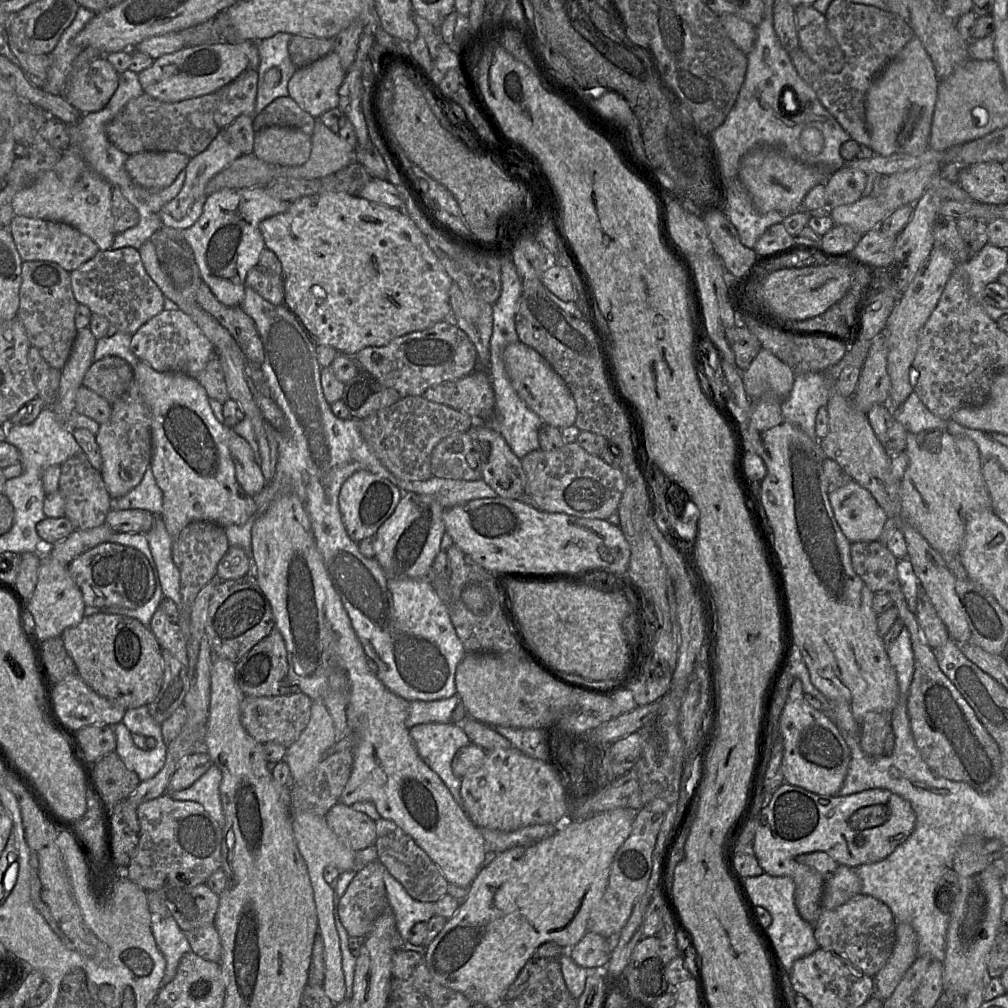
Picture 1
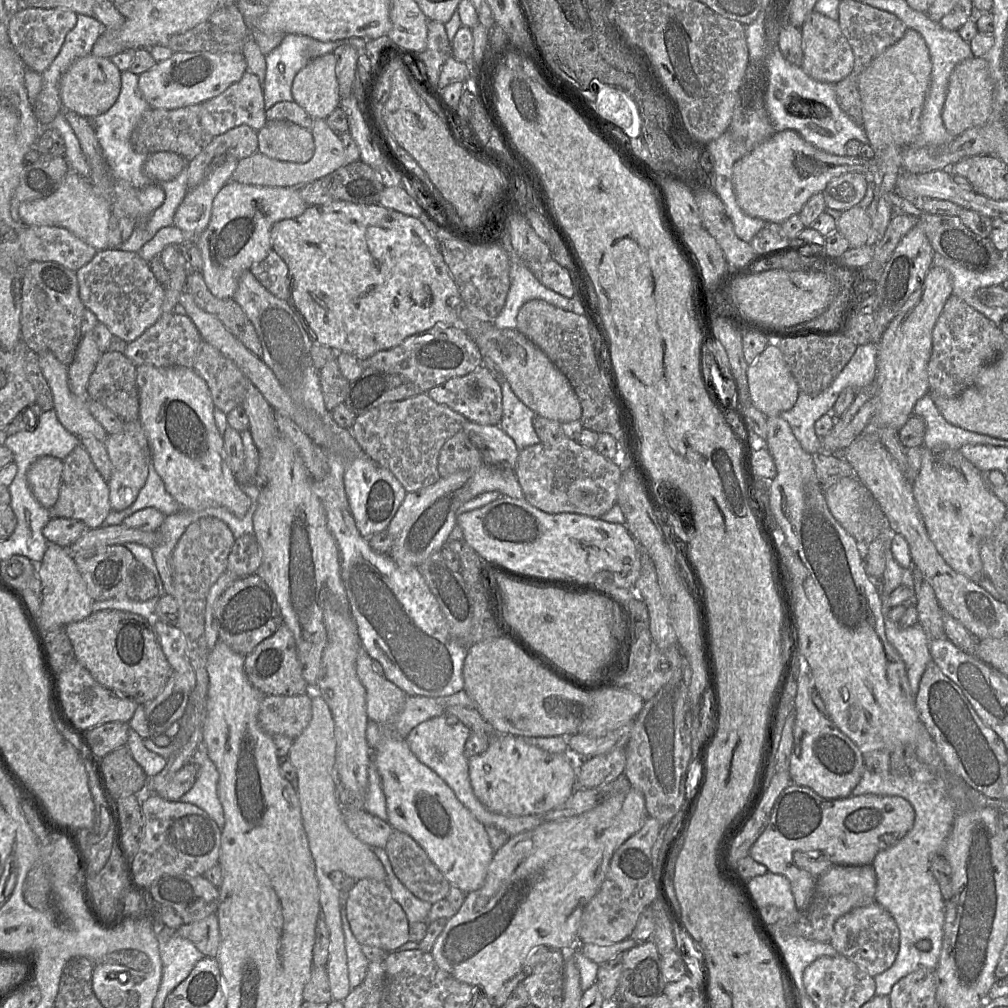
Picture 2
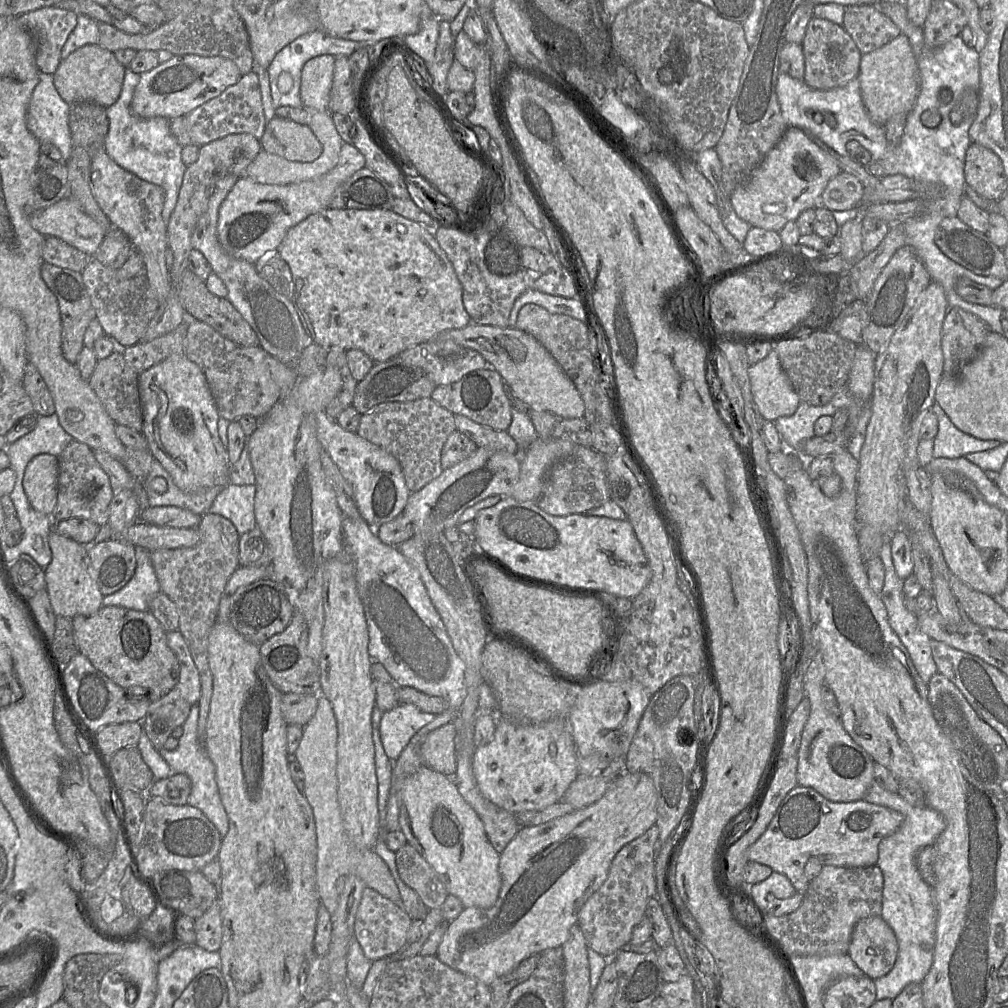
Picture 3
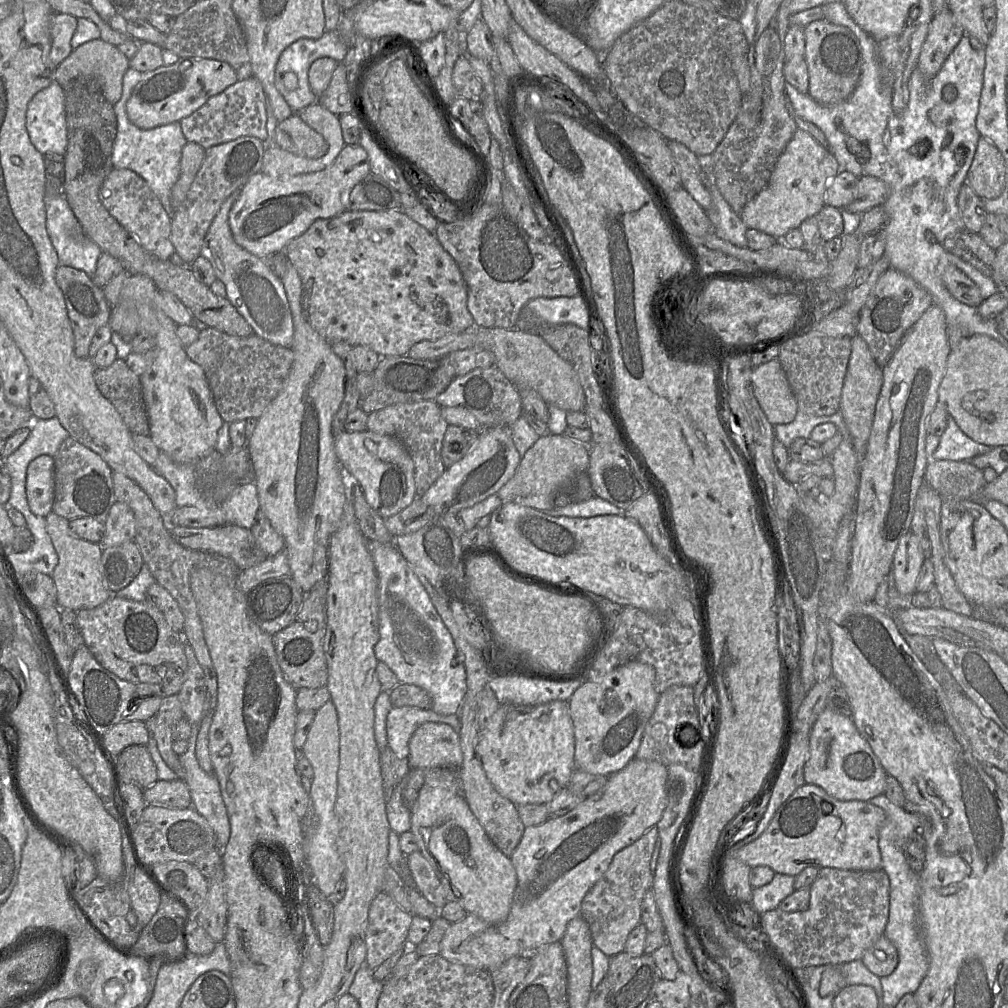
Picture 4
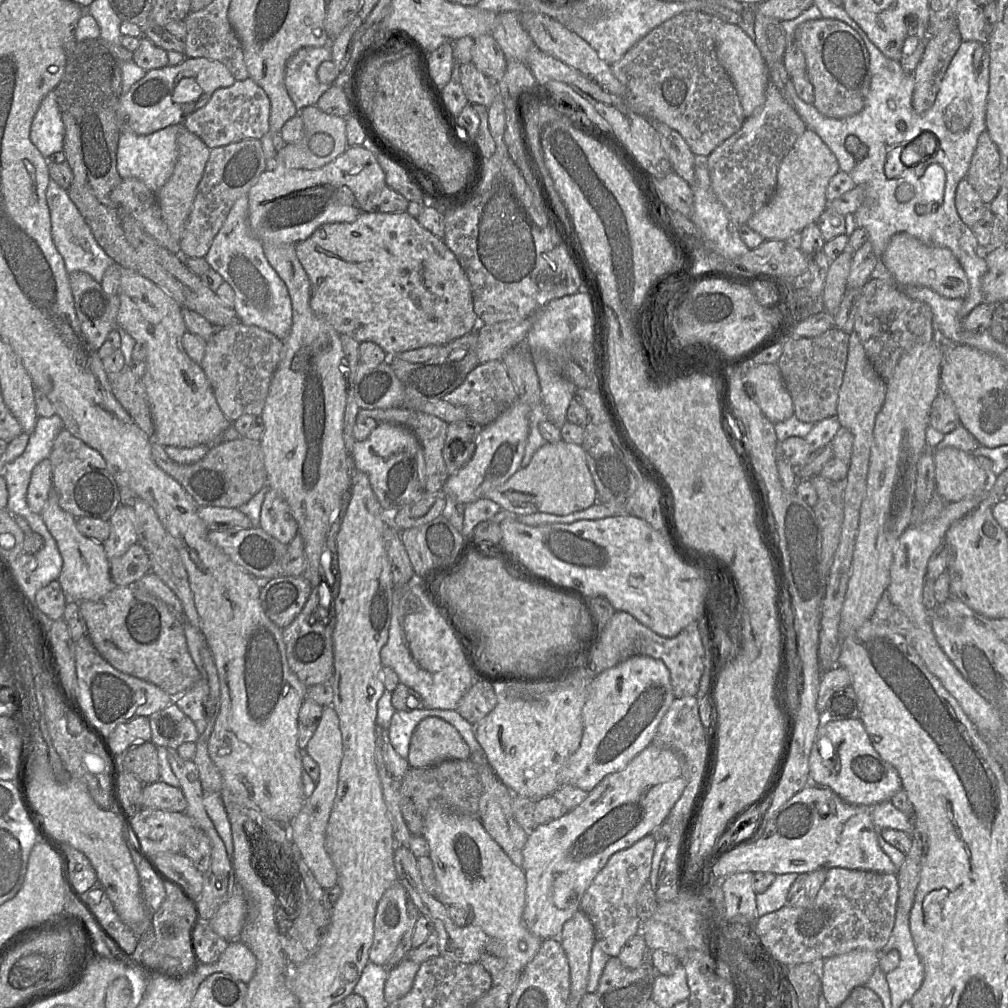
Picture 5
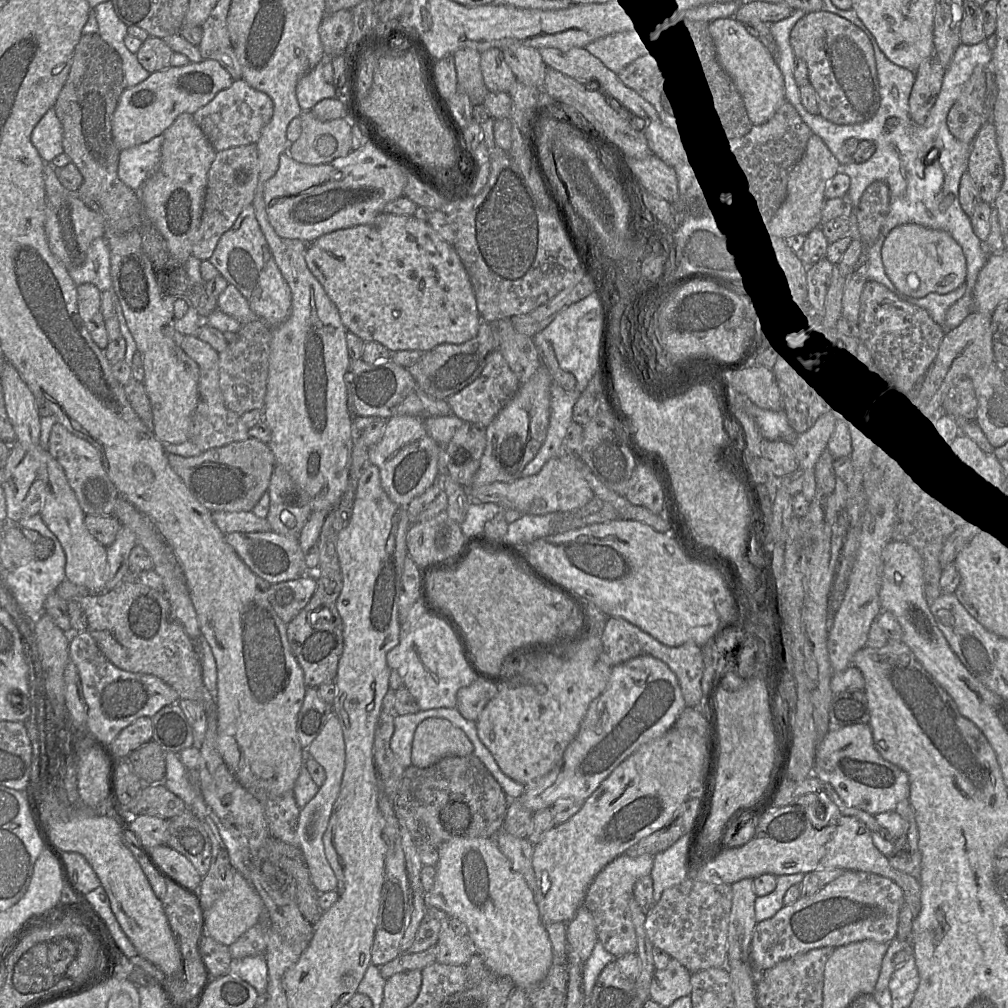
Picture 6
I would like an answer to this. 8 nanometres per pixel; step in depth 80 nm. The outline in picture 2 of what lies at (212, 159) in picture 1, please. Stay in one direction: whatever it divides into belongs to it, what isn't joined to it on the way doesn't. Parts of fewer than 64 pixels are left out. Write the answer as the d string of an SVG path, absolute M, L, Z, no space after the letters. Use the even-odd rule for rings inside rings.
M228 157L215 167L200 184L187 190L173 217L173 225L185 231L185 241L195 243L197 237L207 228L211 218L213 200L217 193L231 181L238 161L235 157Z

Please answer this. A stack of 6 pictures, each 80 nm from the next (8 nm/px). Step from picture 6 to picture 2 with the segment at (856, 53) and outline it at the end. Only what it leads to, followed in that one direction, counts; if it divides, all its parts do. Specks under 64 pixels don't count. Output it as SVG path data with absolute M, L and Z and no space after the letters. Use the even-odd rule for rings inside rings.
M813 11L803 23L801 33L804 53L802 68L808 76L819 82L837 83L851 73L854 54L836 20Z

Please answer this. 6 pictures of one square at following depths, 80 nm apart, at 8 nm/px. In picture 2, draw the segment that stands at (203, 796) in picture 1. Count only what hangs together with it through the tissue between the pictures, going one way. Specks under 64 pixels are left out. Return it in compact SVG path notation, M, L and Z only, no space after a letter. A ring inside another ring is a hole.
M202 731L202 747L193 755L192 761L197 766L196 780L191 789L186 792L179 801L193 804L215 821L220 830L225 824L224 812L217 795L217 783L219 774L214 763L209 759L203 747L203 731Z

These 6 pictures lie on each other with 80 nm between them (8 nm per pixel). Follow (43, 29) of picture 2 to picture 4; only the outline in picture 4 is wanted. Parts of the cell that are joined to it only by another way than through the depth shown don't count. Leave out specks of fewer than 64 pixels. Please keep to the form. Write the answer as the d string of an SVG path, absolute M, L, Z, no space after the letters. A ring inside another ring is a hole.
M53 12L50 17L51 49L49 58L58 66L72 51L71 38L77 27L77 18L65 13Z

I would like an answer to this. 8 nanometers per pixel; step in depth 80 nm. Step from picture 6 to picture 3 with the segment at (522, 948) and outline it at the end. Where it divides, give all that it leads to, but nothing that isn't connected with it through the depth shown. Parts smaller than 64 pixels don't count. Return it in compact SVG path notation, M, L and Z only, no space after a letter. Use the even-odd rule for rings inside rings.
M422 765L400 791L399 824L407 843L415 847L431 865L448 894L459 898L464 907L488 909L495 904L502 884L500 854L489 842L482 820L459 793L454 777Z

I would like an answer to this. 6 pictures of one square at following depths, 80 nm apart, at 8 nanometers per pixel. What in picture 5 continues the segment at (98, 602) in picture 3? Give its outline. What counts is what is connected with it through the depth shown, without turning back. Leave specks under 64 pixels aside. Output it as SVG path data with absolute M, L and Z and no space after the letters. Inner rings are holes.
M53 484L48 500L40 515L55 539L63 559L62 569L57 581L67 599L76 602L98 601L106 596L115 585L110 577L109 562L103 545L85 537L78 531L76 518L60 507L58 495L53 489Z

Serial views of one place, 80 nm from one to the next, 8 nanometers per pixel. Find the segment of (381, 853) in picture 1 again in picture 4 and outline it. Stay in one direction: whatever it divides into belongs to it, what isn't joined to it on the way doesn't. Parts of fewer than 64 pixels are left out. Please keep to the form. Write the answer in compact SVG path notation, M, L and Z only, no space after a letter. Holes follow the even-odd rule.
M419 850L406 855L406 860L416 889L429 903L442 909L447 903L445 889L430 862Z

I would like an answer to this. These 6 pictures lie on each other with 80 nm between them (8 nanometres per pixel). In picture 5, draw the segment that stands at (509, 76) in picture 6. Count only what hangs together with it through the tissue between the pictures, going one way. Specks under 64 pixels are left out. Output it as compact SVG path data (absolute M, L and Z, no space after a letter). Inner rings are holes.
M491 33L474 38L472 62L491 81L498 81L505 73L507 59Z

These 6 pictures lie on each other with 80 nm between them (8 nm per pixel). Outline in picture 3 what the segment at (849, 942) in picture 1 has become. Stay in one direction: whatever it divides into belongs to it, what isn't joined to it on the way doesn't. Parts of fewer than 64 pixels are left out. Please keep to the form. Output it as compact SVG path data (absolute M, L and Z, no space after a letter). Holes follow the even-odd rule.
M870 916L855 925L847 955L866 976L875 980L891 971L898 950L891 927L881 916Z

